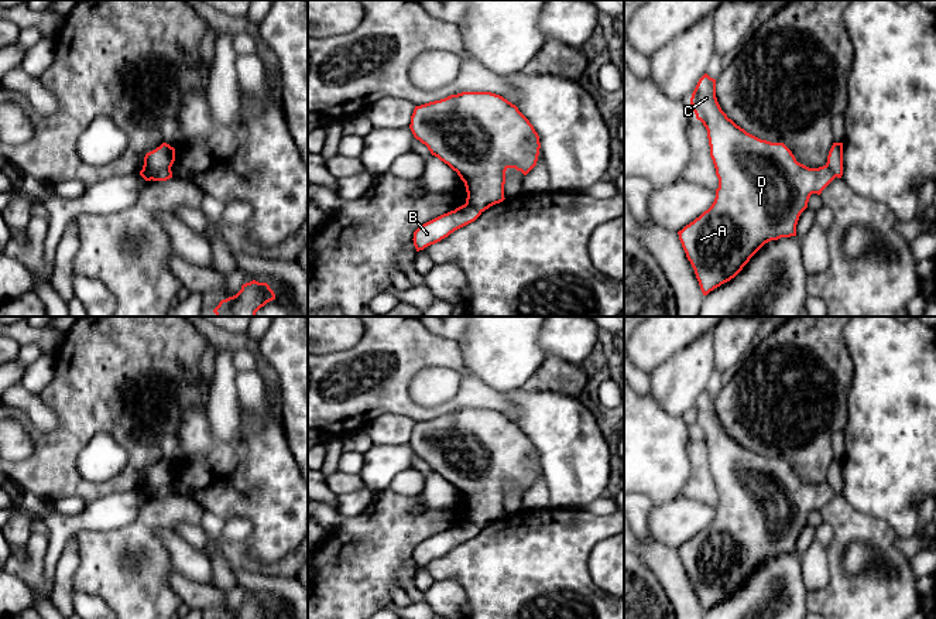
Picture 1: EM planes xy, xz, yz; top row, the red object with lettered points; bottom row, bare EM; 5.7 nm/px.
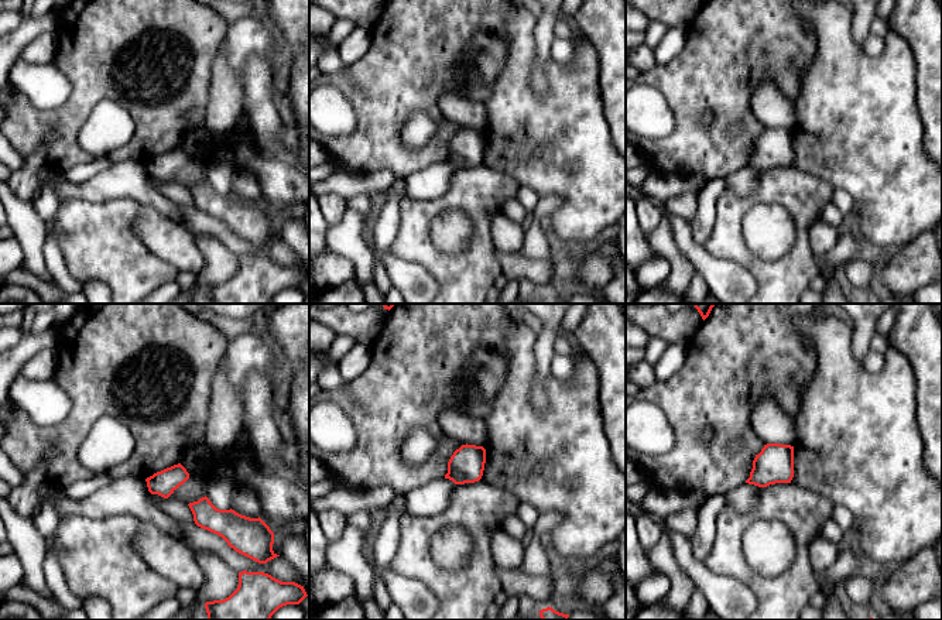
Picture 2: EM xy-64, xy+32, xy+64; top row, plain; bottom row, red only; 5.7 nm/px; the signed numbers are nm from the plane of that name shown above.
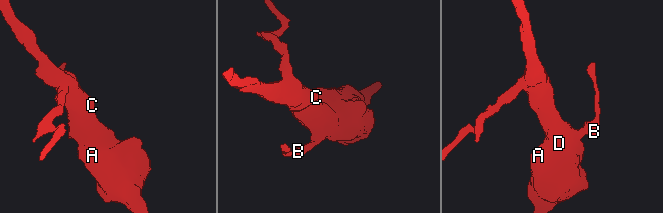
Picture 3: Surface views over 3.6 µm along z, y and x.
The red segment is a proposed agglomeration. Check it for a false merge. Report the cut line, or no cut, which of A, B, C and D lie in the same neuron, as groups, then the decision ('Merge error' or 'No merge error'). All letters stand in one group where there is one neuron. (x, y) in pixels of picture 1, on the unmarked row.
Split along xy (170, 484), (158, 488), (151, 495). Groups: A C D / B. Merge error

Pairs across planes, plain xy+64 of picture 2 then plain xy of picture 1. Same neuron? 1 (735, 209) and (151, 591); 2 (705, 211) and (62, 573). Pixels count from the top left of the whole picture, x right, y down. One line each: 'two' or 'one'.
1: one
2: one

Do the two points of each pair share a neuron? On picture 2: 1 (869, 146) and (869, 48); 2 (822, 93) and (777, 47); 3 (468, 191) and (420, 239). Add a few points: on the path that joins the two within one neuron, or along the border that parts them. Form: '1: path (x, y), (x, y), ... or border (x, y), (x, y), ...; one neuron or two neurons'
1: border (884, 38), (879, 55), (860, 50); two neurons
2: border (818, 44), (793, 99); two neurons
3: path (452, 199), (435, 206), (420, 223); one neuron

